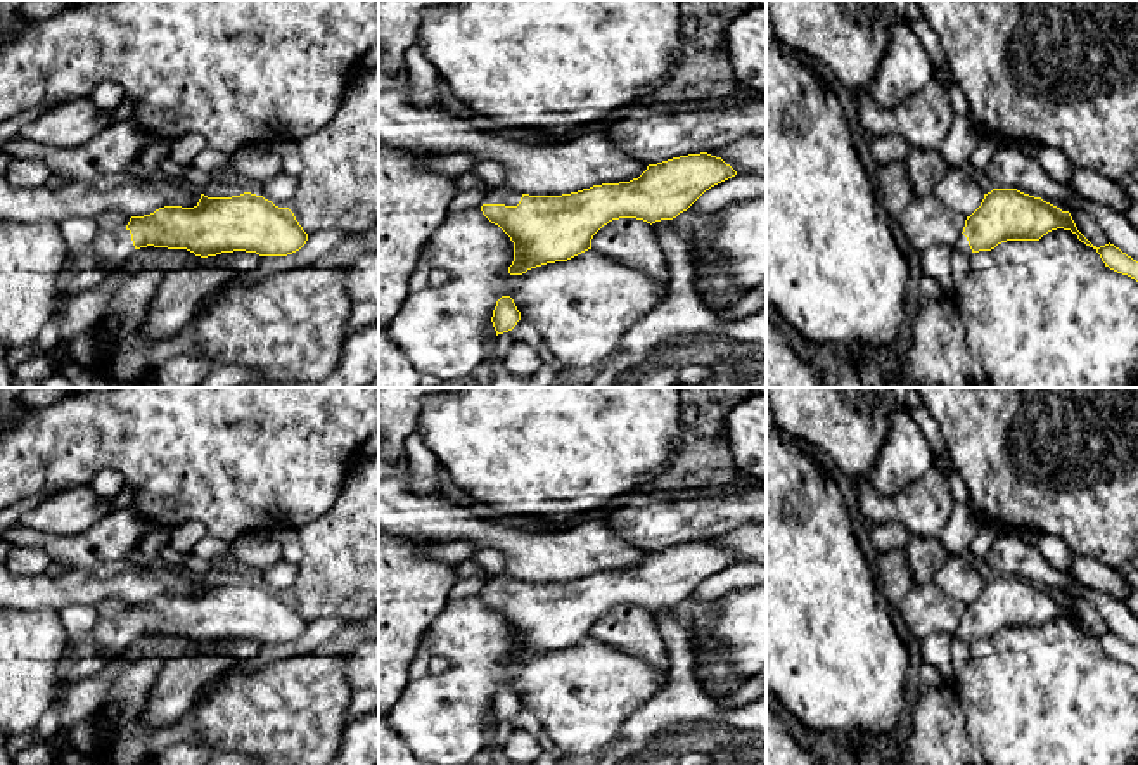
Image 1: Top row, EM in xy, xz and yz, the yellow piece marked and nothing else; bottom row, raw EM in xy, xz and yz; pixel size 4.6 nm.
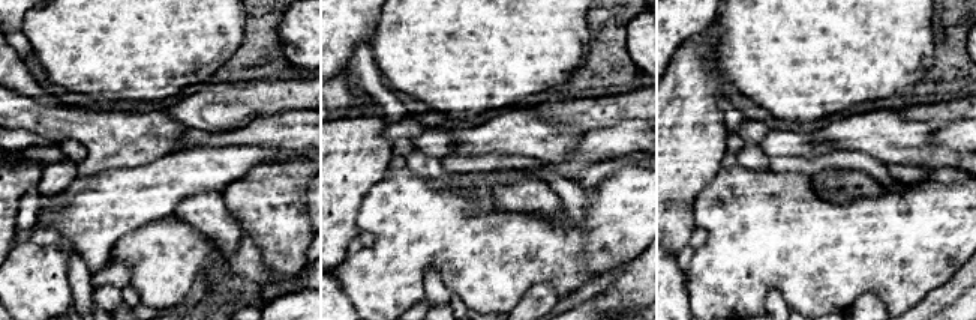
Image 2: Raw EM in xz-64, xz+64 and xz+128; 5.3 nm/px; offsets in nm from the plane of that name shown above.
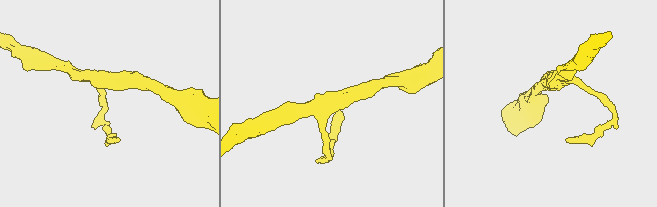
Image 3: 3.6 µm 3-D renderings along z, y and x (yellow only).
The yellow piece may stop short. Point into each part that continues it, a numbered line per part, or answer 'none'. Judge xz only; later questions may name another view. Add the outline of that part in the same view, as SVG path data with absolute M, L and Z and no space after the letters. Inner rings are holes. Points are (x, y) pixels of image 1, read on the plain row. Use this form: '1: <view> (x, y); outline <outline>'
1: xz (498, 582); outline M502 573L484 578L484 592L517 594L521 585L522 585L521 580L507 578Z

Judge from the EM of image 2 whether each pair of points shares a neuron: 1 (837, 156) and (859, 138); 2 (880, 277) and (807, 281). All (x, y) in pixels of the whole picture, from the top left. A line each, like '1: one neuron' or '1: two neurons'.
1: two neurons
2: one neuron

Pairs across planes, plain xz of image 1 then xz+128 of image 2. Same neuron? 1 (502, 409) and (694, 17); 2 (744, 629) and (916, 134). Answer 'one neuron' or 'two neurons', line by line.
1: two neurons
2: two neurons

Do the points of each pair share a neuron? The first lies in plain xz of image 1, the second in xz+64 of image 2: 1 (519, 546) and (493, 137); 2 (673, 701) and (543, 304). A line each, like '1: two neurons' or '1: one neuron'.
1: one neuron
2: one neuron

